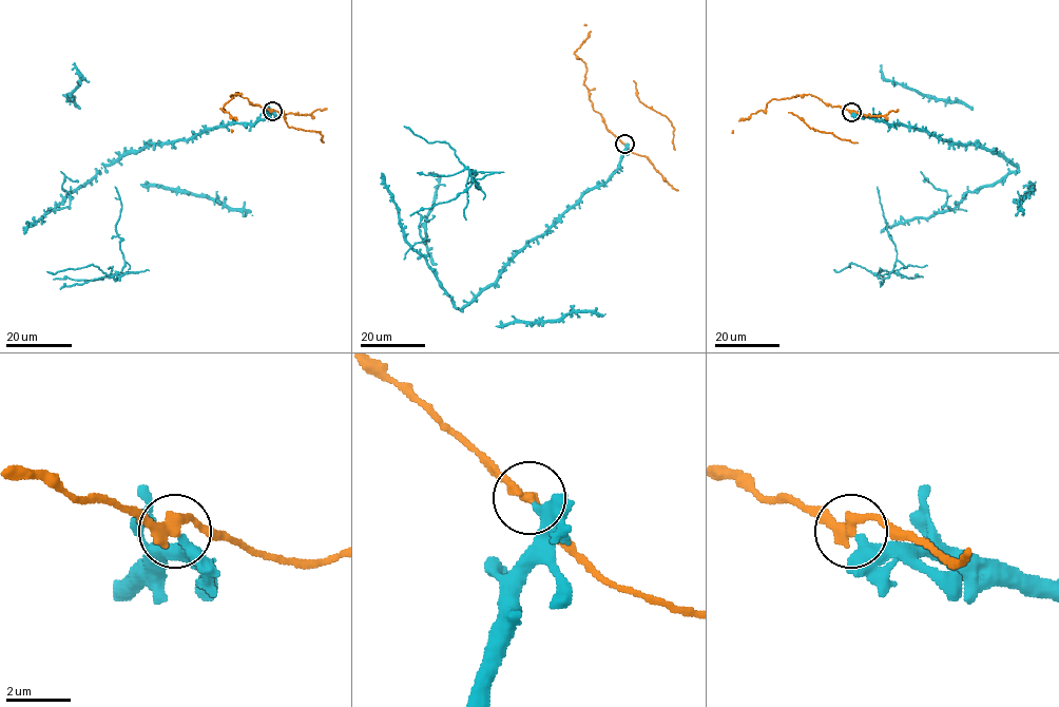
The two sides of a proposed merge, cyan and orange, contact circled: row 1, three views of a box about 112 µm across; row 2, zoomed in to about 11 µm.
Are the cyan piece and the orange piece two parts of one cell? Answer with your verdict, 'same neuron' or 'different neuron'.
different neuron

